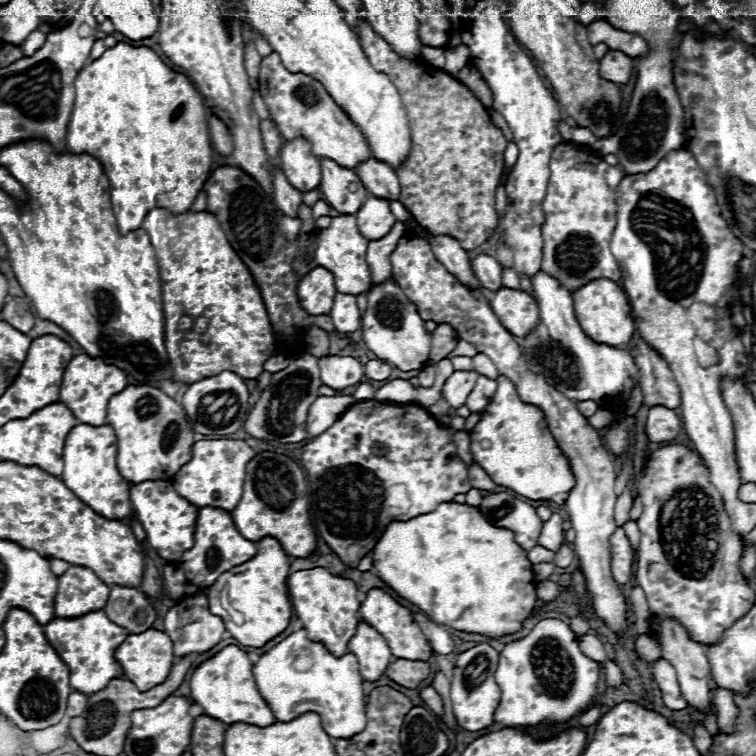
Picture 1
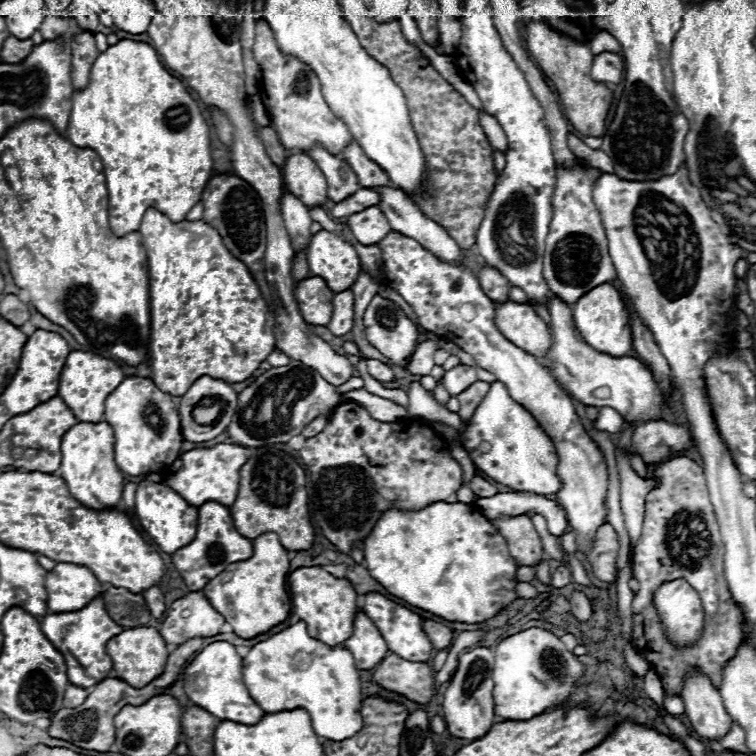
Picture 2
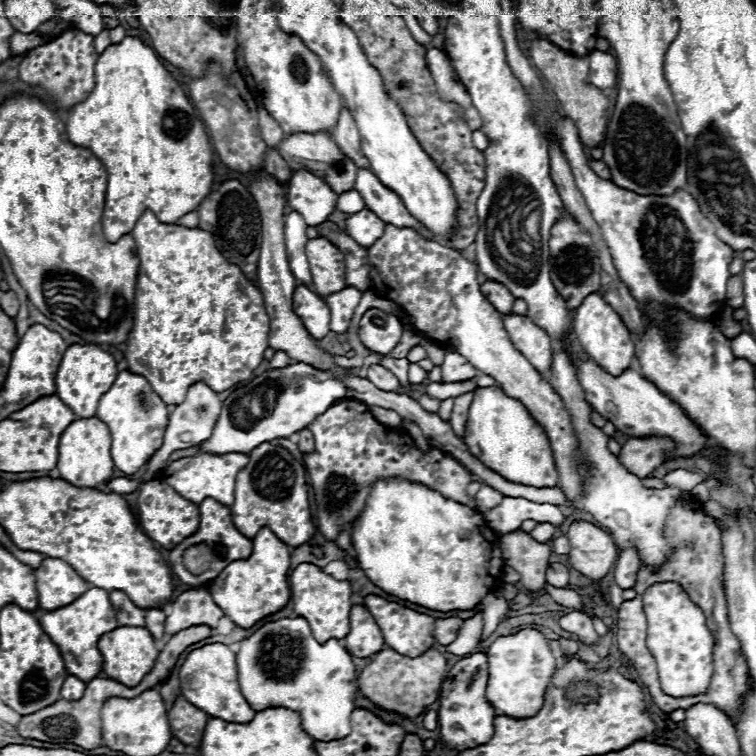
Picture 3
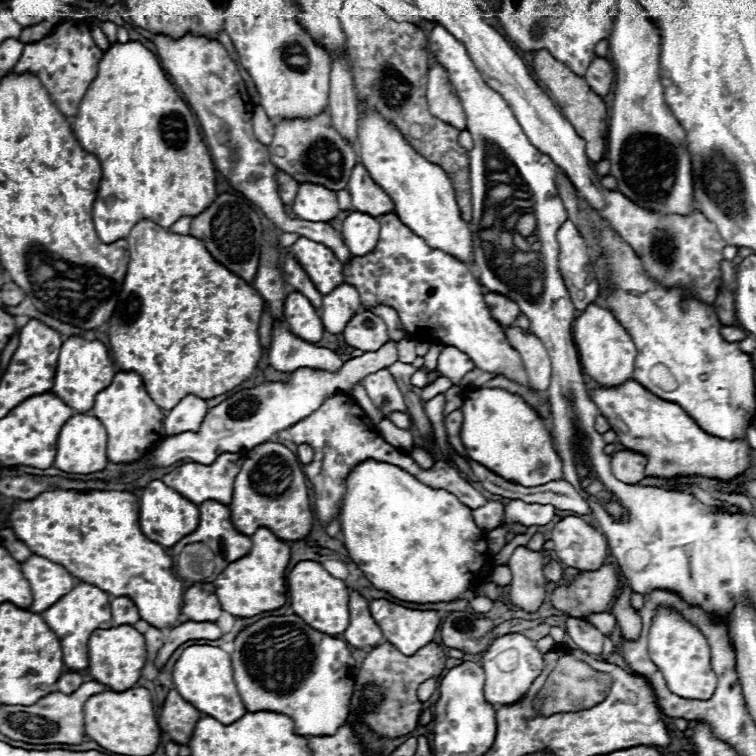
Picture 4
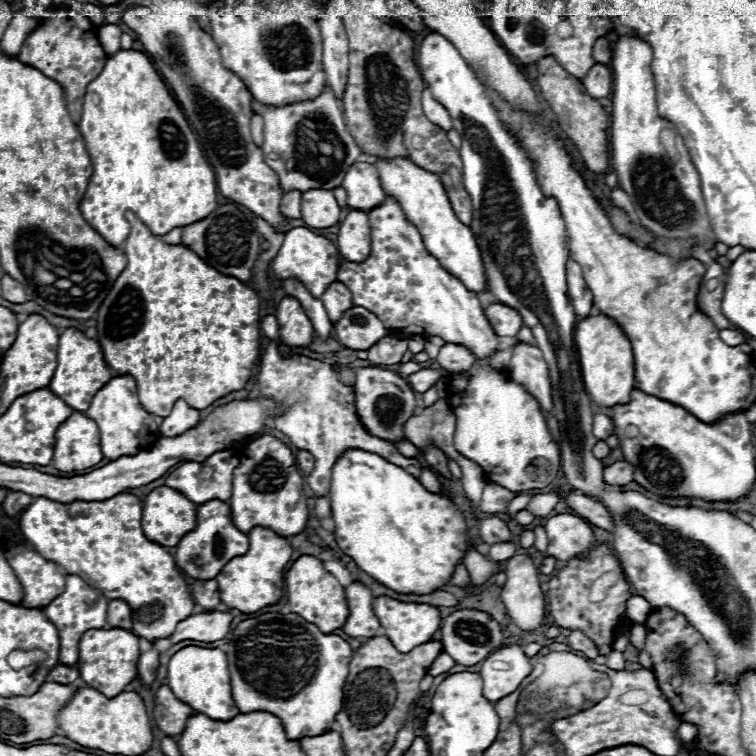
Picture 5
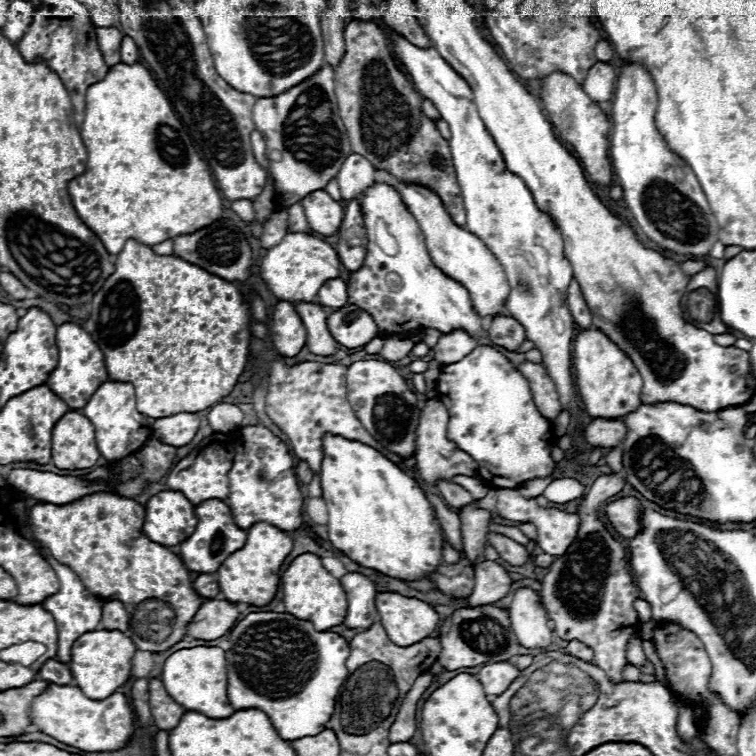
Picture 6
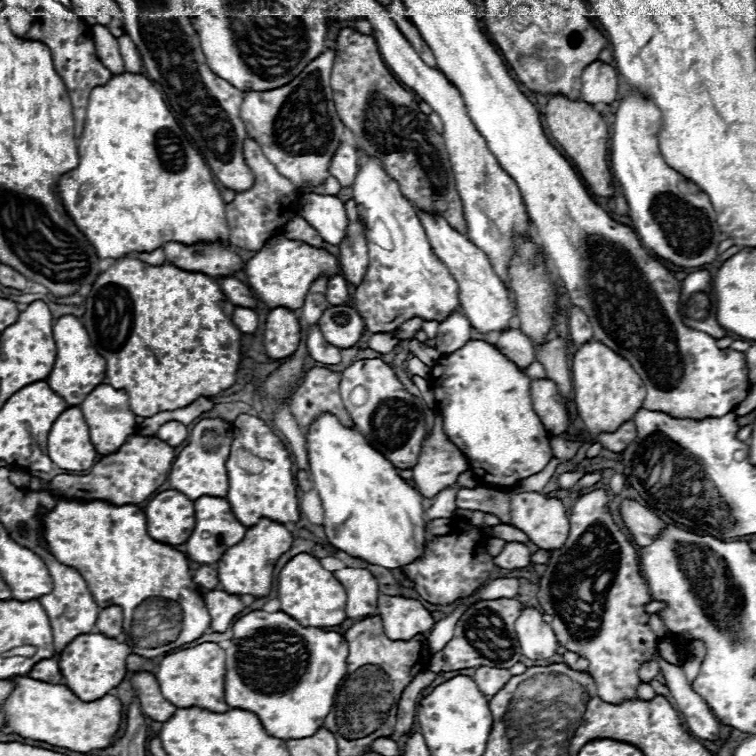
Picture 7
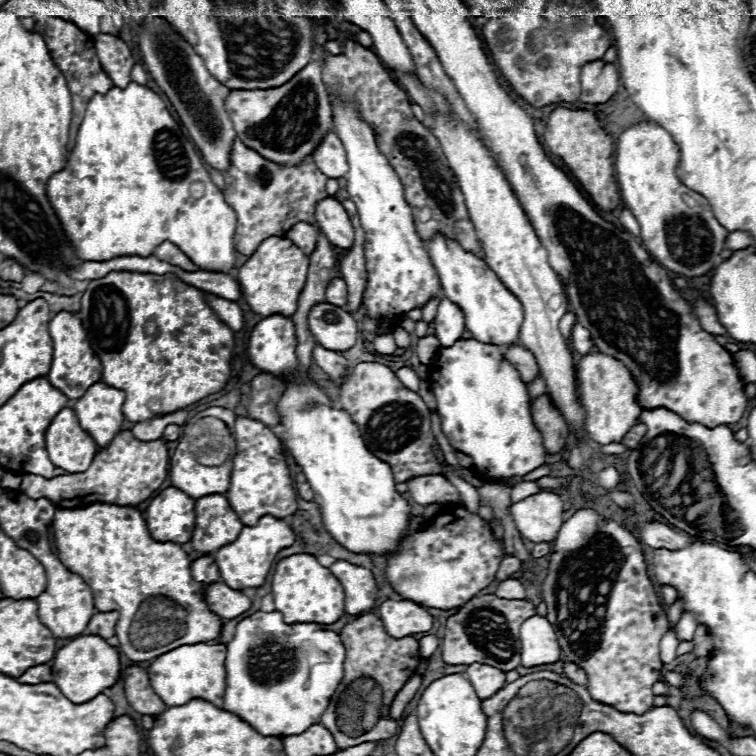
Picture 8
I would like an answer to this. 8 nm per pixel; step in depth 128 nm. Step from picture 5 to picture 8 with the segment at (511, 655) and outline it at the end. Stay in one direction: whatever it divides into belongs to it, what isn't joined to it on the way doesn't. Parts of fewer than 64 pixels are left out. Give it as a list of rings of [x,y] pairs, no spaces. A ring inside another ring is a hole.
[[[470,664],[464,676],[470,680],[480,700],[496,694],[504,686],[504,678],[506,678],[502,670],[494,670],[494,666],[486,666],[486,664]]]

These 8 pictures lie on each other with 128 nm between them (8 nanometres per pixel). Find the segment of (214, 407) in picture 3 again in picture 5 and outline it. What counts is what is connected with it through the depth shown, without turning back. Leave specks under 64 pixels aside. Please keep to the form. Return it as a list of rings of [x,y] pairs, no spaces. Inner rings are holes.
[[[178,400],[172,408],[172,412],[162,420],[160,424],[160,436],[174,438],[178,434],[184,434],[186,430],[192,430],[200,422],[200,410],[190,408],[184,400]]]

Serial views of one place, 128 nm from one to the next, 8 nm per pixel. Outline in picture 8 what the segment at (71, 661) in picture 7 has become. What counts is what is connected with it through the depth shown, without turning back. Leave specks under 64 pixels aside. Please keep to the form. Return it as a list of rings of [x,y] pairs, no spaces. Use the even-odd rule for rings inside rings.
[[[80,636],[80,638],[70,640],[66,646],[62,646],[56,652],[56,656],[52,658],[50,664],[52,664],[54,684],[74,704],[88,702],[94,696],[102,694],[106,688],[110,688],[112,684],[116,684],[116,680],[120,676],[120,656],[100,636]]]

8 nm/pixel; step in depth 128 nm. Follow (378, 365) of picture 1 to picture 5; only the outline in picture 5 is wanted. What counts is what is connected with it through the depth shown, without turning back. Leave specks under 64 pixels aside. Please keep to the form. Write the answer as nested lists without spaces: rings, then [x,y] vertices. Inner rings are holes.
[[[362,366],[356,368],[354,374],[356,374],[354,406],[366,430],[370,430],[370,434],[378,438],[386,438],[386,442],[404,440],[404,424],[408,422],[408,418],[416,414],[416,396],[408,382],[400,374],[384,366]]]

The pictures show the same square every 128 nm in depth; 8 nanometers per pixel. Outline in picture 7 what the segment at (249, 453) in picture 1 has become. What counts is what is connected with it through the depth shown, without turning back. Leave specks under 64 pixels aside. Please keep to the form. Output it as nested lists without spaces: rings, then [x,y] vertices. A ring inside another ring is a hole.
[[[204,418],[200,420],[192,430],[190,430],[190,438],[188,438],[188,444],[184,446],[184,450],[174,458],[172,462],[172,470],[170,470],[170,476],[168,476],[168,482],[174,490],[186,494],[190,500],[198,500],[200,496],[218,496],[218,498],[224,498],[226,492],[228,492],[228,472],[226,472],[226,460],[228,460],[228,454],[230,454],[230,440],[226,440],[216,452],[206,452],[202,448],[202,432],[206,428],[214,428],[218,430],[220,434],[226,434],[226,430],[222,426],[230,426],[230,422],[222,420],[222,418]]]

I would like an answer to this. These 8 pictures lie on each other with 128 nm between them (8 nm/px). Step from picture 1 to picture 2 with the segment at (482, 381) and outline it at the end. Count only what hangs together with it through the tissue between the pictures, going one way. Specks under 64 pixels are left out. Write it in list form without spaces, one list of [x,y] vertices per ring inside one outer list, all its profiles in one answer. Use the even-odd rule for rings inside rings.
[[[474,382],[470,388],[466,388],[462,394],[458,394],[458,402],[460,402],[460,410],[456,412],[464,422],[468,422],[476,410],[476,406],[482,402],[482,398],[486,396],[486,392],[490,390],[488,382]]]

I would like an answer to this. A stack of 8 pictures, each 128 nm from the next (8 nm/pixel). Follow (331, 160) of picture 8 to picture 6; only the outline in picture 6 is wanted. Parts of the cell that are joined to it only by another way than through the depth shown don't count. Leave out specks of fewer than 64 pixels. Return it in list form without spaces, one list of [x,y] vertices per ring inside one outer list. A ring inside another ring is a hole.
[[[350,154],[336,178],[342,198],[354,200],[356,196],[360,196],[374,182],[374,176],[376,168],[366,158],[362,158],[360,154]]]

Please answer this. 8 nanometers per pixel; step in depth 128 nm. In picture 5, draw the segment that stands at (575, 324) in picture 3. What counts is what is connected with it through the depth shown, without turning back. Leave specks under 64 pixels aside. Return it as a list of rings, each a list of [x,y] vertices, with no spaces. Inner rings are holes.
[[[602,314],[588,316],[576,324],[574,344],[578,352],[578,362],[580,362],[582,384],[586,386],[586,394],[590,394],[592,402],[602,408],[630,402],[630,394],[634,390],[634,378],[636,378],[634,354],[620,326]]]

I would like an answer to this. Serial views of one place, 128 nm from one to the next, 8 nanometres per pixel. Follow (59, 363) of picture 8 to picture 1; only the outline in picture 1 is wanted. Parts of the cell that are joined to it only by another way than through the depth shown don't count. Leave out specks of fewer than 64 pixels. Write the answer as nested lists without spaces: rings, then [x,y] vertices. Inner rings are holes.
[[[78,354],[68,362],[64,370],[64,378],[60,386],[60,402],[64,402],[82,424],[102,426],[106,424],[106,410],[110,396],[118,394],[124,388],[126,388],[126,374],[120,368],[106,364],[102,358]]]

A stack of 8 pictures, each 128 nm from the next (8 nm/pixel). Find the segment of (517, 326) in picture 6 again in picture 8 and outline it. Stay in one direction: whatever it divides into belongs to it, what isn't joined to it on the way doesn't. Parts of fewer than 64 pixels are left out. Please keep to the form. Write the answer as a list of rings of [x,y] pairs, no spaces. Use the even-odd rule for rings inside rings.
[[[516,344],[506,350],[504,358],[522,374],[522,382],[530,384],[538,376],[538,364],[536,364],[536,358],[532,356],[530,350]]]

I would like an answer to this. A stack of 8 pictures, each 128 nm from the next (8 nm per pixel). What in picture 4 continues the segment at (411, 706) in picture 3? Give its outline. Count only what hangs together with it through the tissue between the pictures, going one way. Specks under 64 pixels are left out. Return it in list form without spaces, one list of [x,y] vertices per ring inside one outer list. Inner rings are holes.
[[[388,642],[374,646],[362,660],[358,676],[354,680],[350,708],[356,710],[352,710],[352,714],[356,714],[358,722],[364,722],[378,738],[400,738],[412,732],[422,712],[422,702],[418,700],[416,690],[426,678],[438,678],[444,670],[444,662],[444,650],[434,642],[426,644],[412,656],[400,654]]]

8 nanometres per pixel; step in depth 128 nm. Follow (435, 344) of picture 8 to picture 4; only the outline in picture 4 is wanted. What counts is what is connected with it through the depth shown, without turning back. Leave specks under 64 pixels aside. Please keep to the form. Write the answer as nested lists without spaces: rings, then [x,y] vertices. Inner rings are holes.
[[[390,340],[376,352],[364,352],[358,358],[348,360],[340,372],[326,372],[326,370],[314,370],[314,368],[298,368],[292,374],[292,380],[288,384],[282,382],[270,382],[260,384],[250,390],[240,390],[232,398],[224,400],[222,404],[208,410],[206,418],[202,420],[202,426],[198,432],[182,432],[176,436],[166,436],[162,442],[150,452],[148,456],[148,468],[168,468],[178,460],[192,460],[202,464],[212,464],[220,454],[224,452],[240,452],[240,450],[252,450],[254,446],[270,440],[272,434],[290,428],[298,420],[312,414],[322,400],[328,394],[334,394],[338,390],[350,392],[350,388],[360,382],[366,374],[374,370],[388,368],[398,360],[396,342]],[[248,404],[248,406],[246,406]],[[246,406],[246,408],[244,408]],[[236,408],[242,412],[236,414]]]

